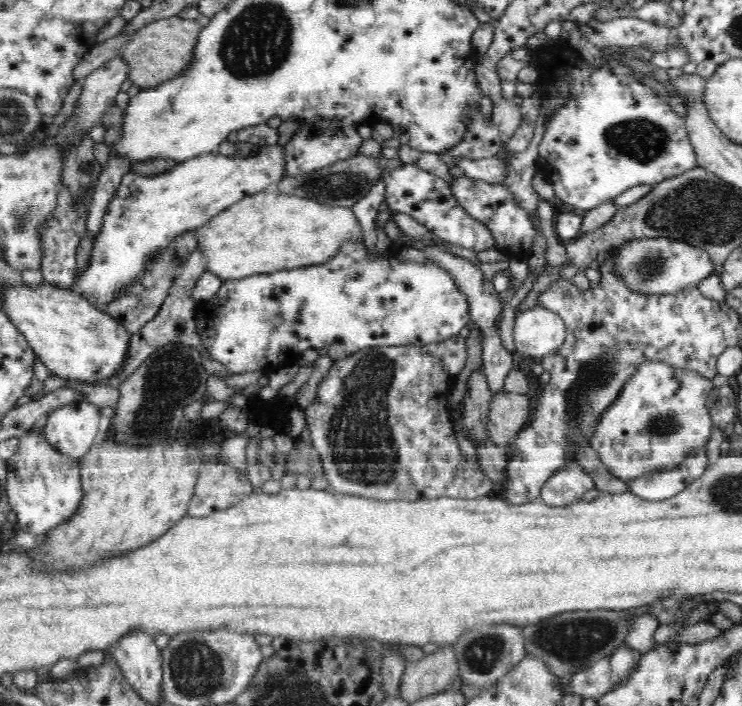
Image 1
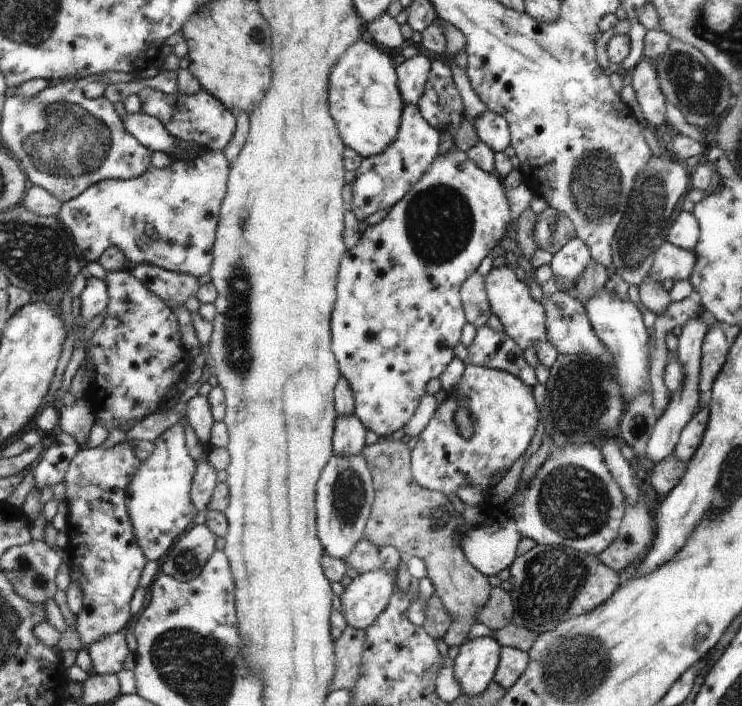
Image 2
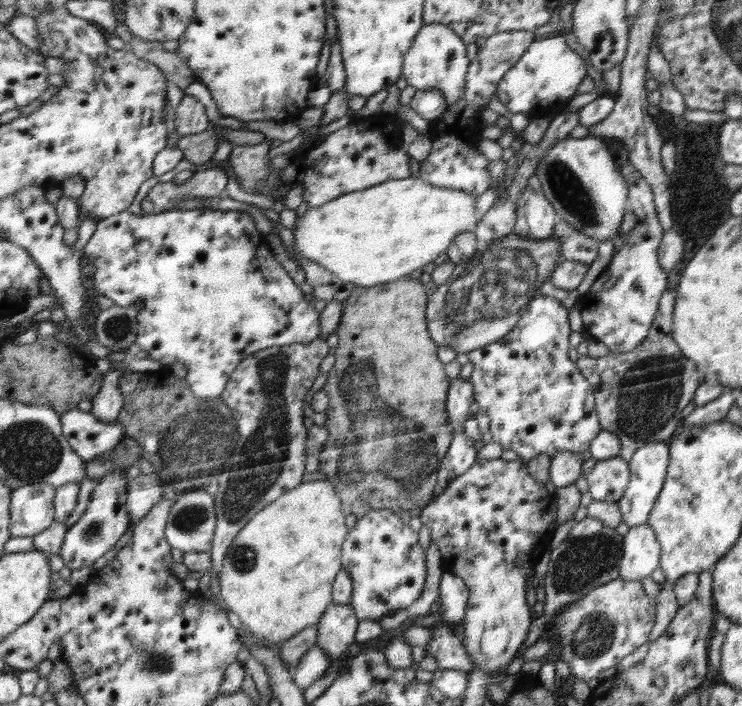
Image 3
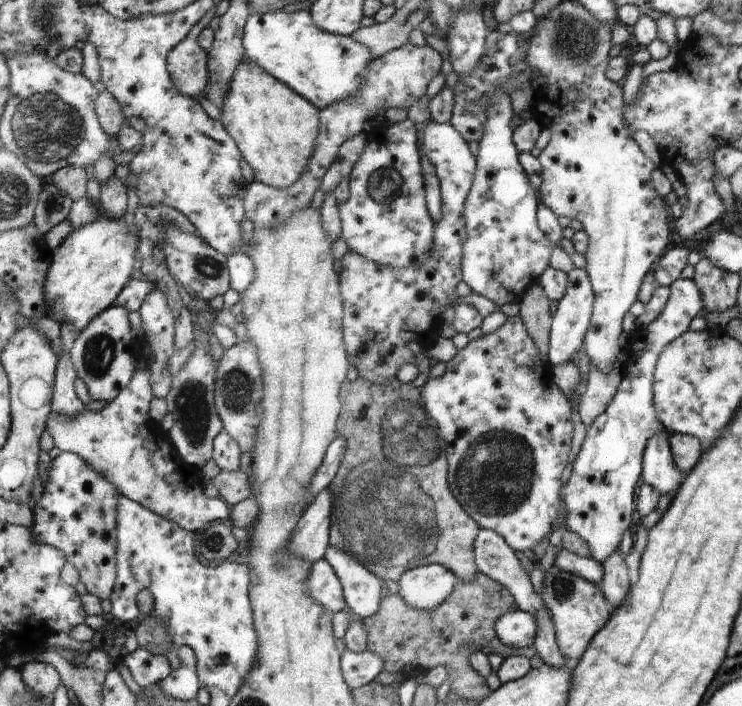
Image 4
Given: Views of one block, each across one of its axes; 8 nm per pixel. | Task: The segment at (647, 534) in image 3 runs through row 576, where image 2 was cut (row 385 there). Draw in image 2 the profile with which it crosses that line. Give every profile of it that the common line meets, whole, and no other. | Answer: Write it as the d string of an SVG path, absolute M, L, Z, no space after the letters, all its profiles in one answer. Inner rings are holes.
M606 287L599 288L583 304L588 320L597 337L611 350L615 360L617 384L621 395L630 402L646 385L649 384L649 362L647 344L650 338L642 322L642 314L630 300L620 300L612 296Z

